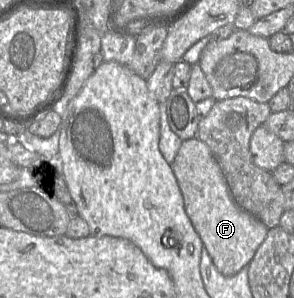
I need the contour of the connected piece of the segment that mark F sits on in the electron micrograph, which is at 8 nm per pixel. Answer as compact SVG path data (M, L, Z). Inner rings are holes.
M197 137L182 142L171 165L184 199L186 214L218 271L234 276L249 266L269 228L234 201L210 148Z

